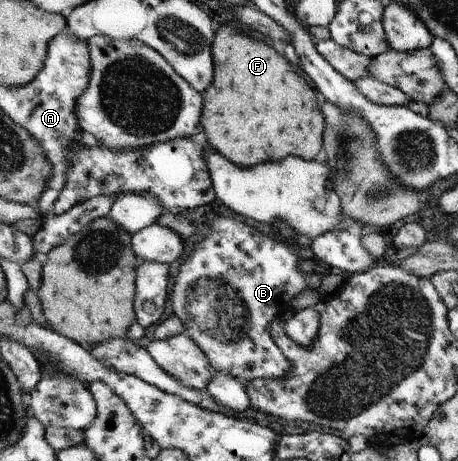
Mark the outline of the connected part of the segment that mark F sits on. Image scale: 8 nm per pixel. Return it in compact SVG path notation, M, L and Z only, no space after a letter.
M221 25L215 36L215 81L202 93L207 101L203 131L209 145L239 167L255 167L287 155L315 159L326 135L325 115L319 111L315 91L275 47L229 27Z

